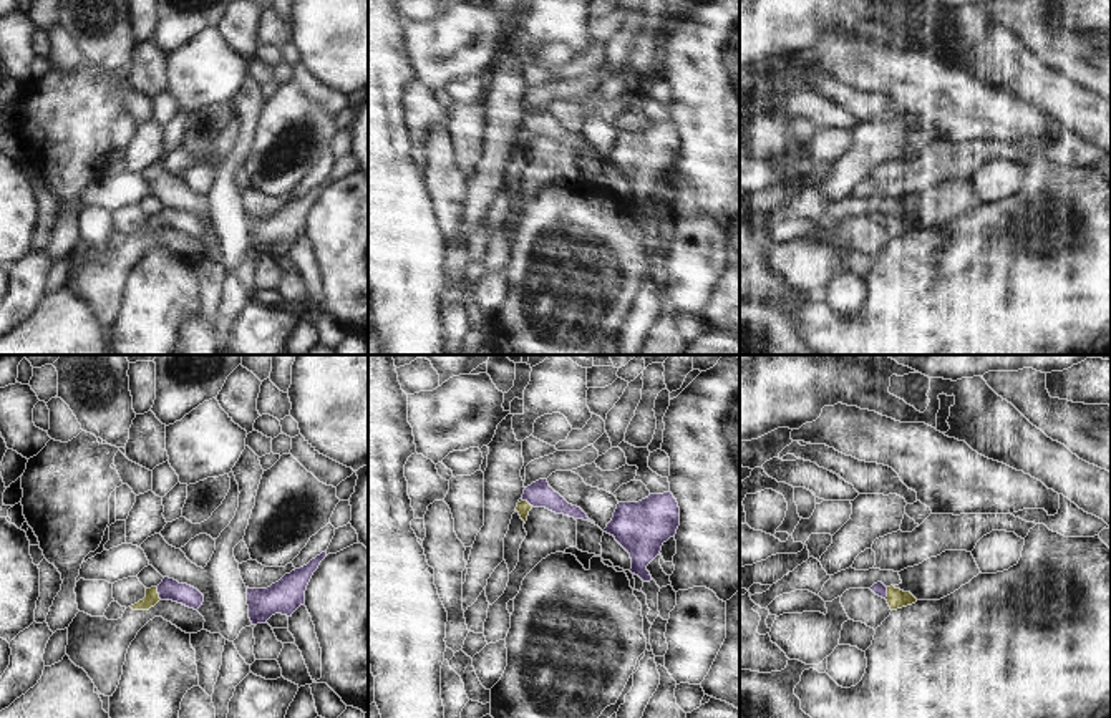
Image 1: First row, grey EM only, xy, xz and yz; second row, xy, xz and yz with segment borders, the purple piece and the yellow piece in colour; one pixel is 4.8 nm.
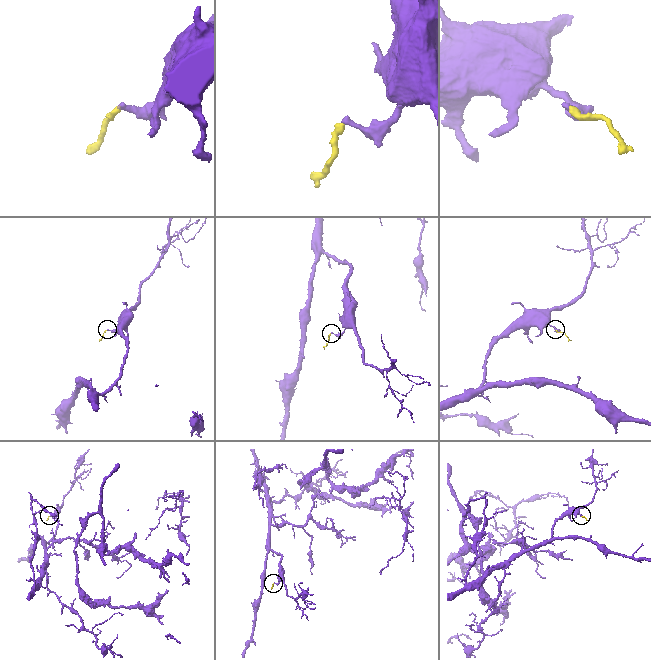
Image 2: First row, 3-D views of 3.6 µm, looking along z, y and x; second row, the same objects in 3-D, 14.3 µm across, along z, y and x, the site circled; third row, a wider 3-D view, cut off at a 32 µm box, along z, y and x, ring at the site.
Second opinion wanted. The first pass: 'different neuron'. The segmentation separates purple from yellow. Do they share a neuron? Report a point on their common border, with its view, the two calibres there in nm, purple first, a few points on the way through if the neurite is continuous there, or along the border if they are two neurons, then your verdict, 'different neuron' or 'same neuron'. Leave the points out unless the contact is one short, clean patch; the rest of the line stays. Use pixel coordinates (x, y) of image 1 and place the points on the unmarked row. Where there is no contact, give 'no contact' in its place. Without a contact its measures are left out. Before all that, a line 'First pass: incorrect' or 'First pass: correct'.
First pass: incorrect
meets purple in xy at (158, 221); 110 nm thick on the purple side, 70 nm on the other; runs through xy (169, 218), (158, 221), (151, 228); same neuron

